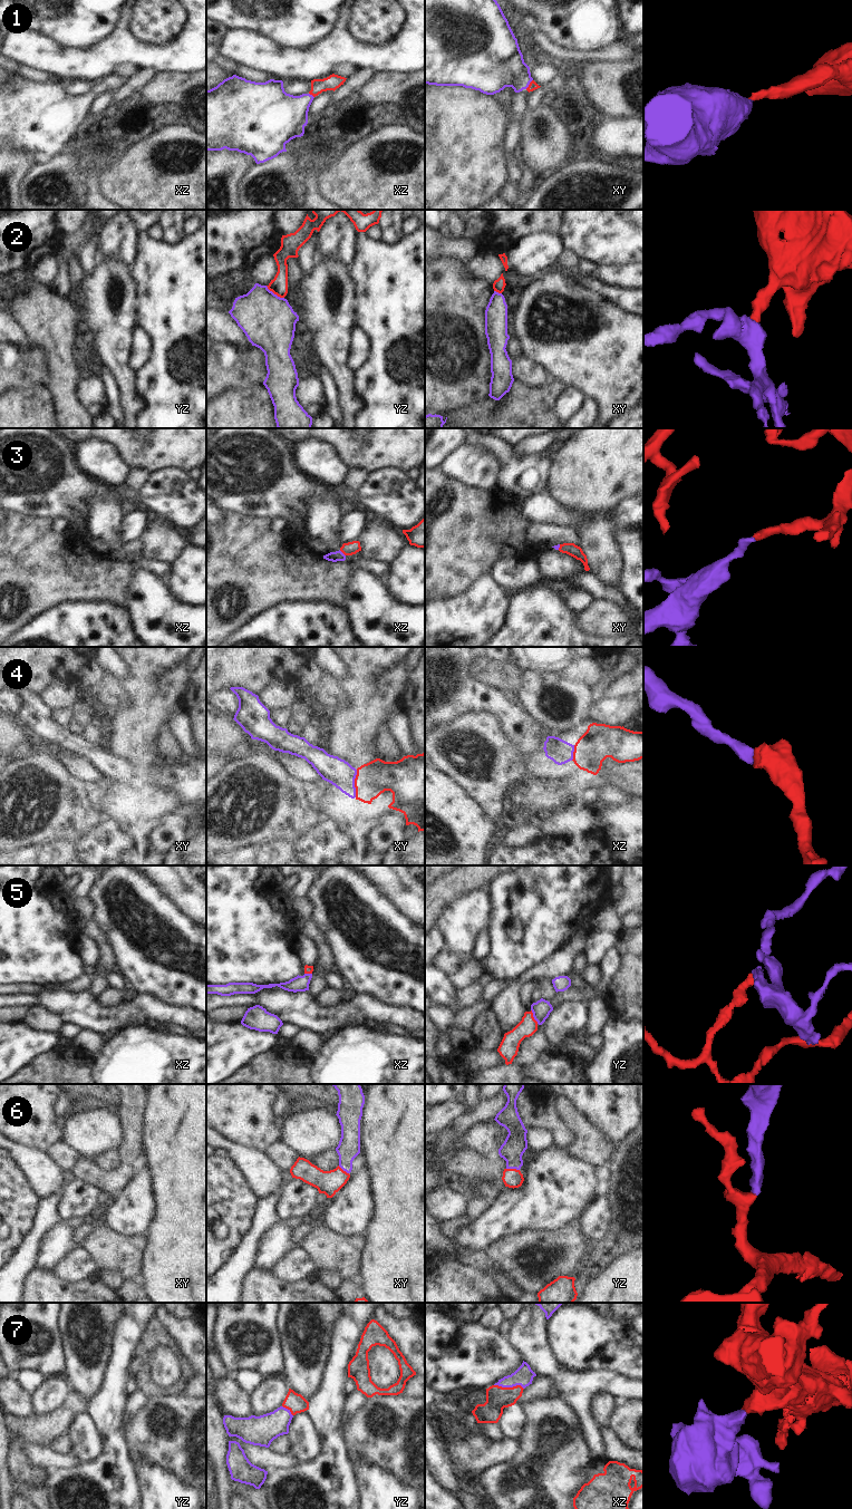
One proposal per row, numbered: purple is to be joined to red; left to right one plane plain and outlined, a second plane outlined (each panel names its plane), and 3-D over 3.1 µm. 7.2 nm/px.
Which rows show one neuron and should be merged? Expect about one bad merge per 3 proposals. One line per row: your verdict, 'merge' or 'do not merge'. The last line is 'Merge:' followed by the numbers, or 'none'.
1: merge
2: do not merge
3: merge
4: merge
5: do not merge
6: merge
7: merge
Merge: 1, 3, 4, 6, 7

